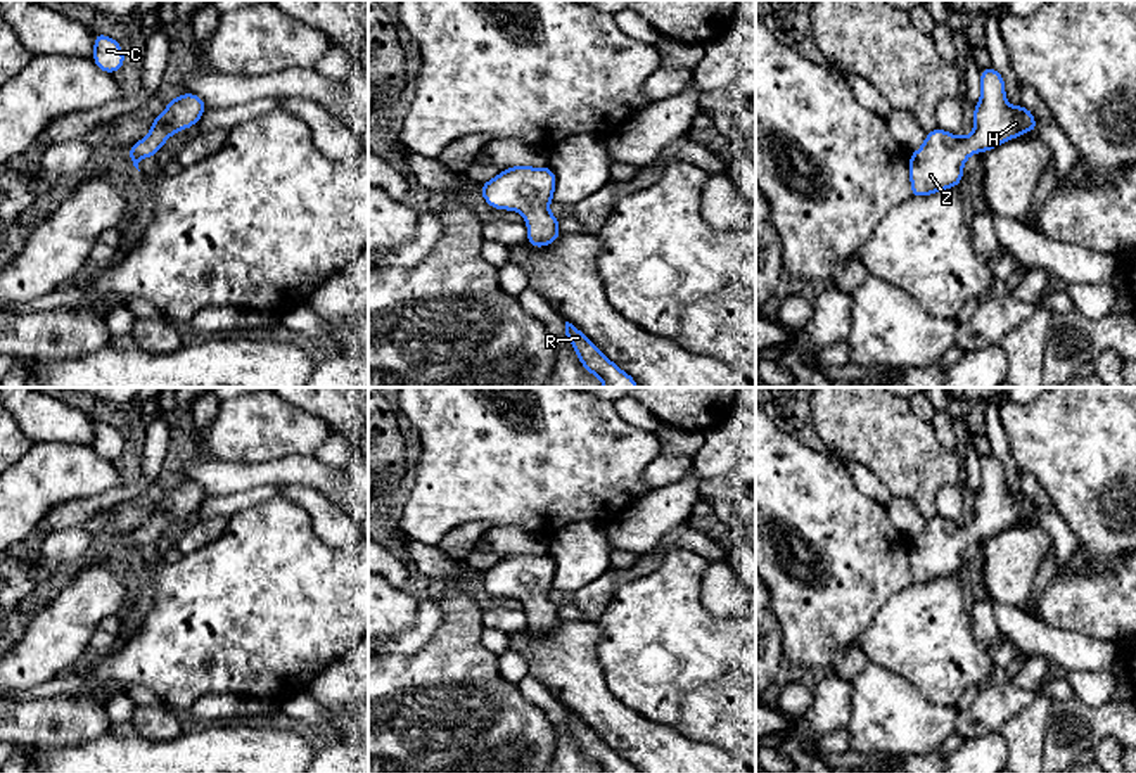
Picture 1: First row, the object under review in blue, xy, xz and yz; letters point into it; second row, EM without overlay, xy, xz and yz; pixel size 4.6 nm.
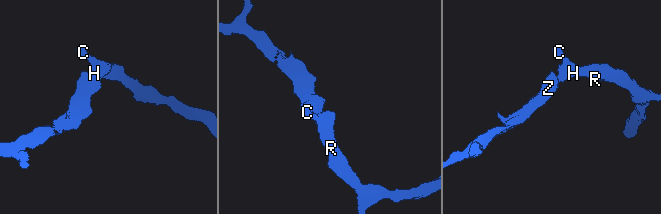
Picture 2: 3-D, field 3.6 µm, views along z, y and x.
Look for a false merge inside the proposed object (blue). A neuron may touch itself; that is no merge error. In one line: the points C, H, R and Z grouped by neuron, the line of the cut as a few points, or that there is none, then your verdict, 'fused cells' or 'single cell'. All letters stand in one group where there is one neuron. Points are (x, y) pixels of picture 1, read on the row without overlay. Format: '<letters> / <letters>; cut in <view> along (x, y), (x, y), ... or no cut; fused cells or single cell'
C H R Z; no cut; single cell

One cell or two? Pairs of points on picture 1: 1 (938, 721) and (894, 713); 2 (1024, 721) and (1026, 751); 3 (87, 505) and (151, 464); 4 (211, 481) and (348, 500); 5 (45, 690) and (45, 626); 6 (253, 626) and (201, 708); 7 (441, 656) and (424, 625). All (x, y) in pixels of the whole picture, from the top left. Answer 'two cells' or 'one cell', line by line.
1: one cell
2: one cell
3: one cell
4: one cell
5: two cells
6: two cells
7: two cells

